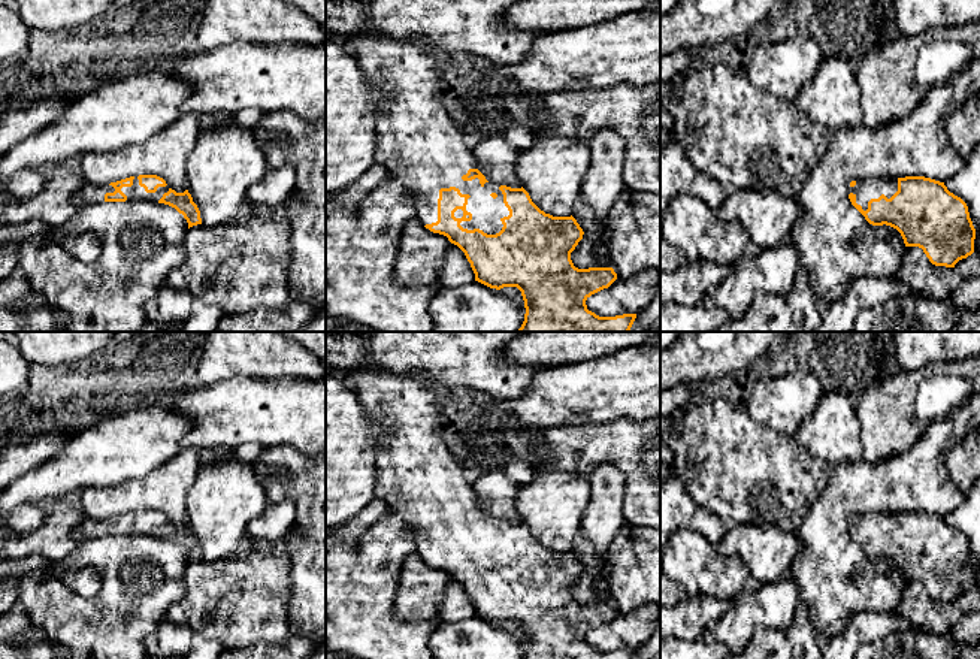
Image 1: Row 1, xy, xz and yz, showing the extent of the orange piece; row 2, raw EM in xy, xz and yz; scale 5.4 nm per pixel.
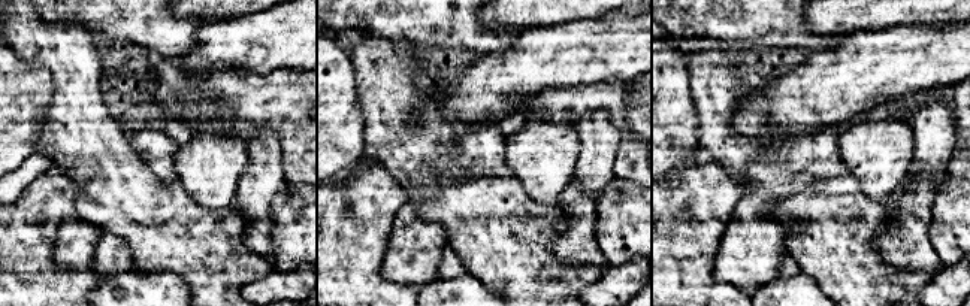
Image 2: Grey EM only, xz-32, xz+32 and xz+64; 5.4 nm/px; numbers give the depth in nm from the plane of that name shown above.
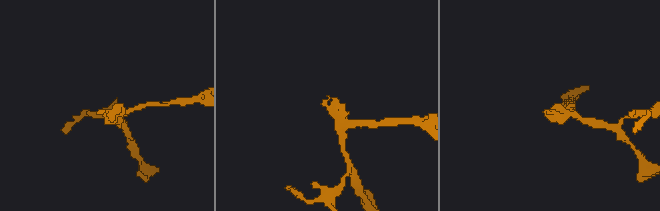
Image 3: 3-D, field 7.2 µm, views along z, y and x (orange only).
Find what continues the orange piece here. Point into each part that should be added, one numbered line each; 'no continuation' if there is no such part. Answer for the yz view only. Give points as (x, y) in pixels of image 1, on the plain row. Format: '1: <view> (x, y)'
1: yz (867, 523)

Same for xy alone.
1: xy (135, 526)

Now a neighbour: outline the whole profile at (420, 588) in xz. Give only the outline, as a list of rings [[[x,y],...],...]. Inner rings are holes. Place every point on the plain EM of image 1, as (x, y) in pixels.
[[[418,553],[409,556],[397,578],[396,619],[408,623],[442,623],[441,607],[450,578],[447,571],[430,566]]]

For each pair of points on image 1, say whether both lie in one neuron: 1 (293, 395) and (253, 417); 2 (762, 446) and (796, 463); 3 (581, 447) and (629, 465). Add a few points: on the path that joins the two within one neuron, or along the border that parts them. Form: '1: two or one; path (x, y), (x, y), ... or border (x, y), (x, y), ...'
1: one; path (283, 405), (275, 413), (263, 413)
2: one; path (771, 455), (780, 463), (788, 463)
3: one; path (593, 447), (611, 447), (617, 453)

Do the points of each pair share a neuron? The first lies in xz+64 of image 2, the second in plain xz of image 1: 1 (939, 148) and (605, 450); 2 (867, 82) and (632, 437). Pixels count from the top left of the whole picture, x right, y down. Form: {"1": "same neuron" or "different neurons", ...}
{"1": "different neurons", "2": "different neurons"}

